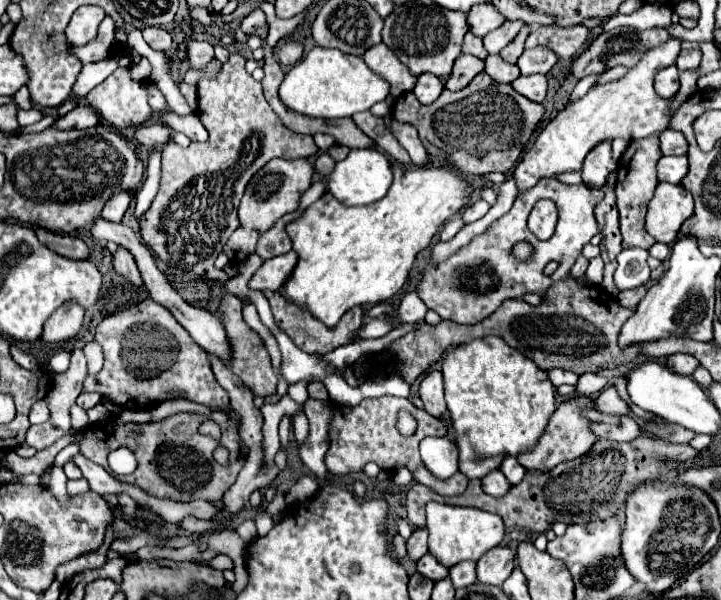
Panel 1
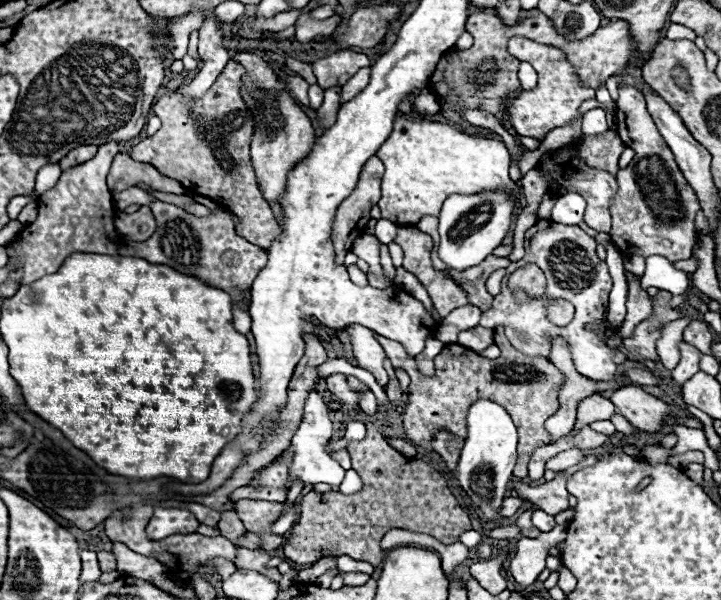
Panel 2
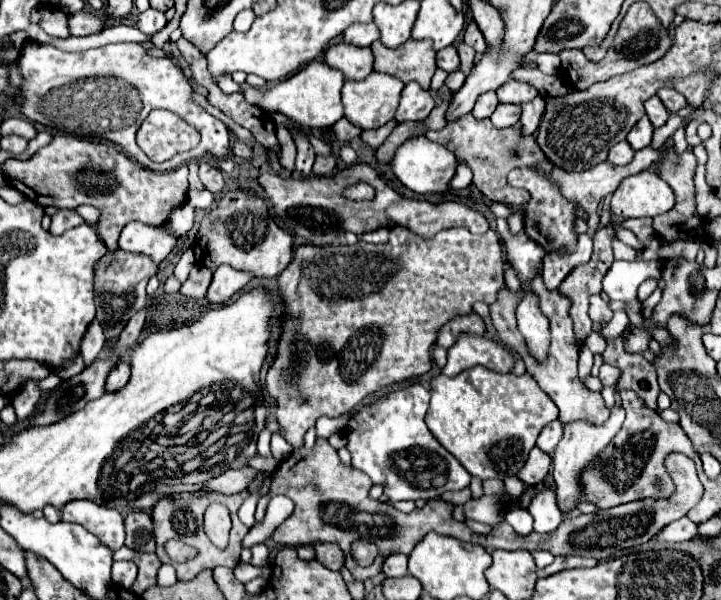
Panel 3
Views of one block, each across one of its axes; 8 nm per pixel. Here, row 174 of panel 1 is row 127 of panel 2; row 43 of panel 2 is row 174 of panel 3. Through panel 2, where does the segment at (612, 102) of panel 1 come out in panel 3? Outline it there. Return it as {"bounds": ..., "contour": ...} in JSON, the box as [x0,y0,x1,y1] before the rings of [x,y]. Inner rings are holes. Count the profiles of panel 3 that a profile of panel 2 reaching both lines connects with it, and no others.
{"bounds":[507,168,576,252],"contour":[[[518,168],[512,170],[507,177],[508,183],[515,187],[526,188],[530,192],[530,202],[526,204],[526,218],[524,229],[528,236],[534,236],[540,244],[546,244],[546,240],[554,240],[554,252],[570,252],[576,246],[576,234],[572,232],[572,224],[576,218],[576,204],[566,202],[566,198],[558,192],[556,184],[536,174],[532,168]]]}

